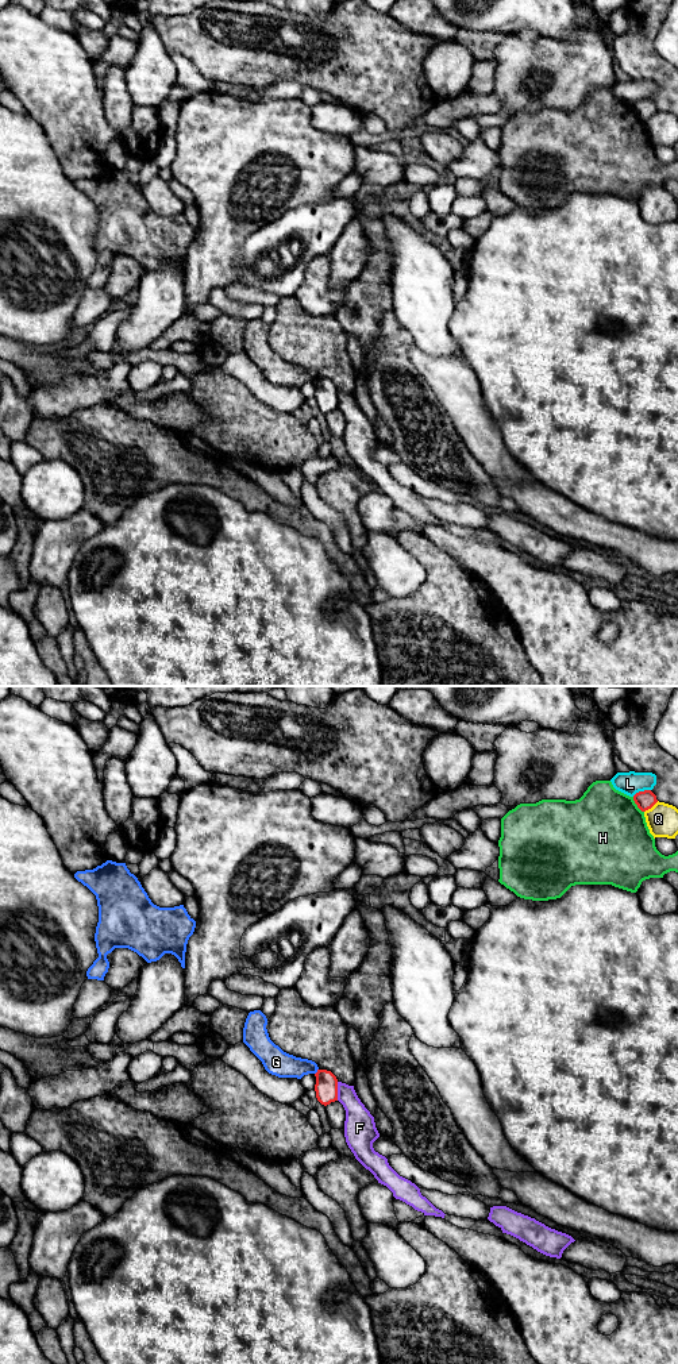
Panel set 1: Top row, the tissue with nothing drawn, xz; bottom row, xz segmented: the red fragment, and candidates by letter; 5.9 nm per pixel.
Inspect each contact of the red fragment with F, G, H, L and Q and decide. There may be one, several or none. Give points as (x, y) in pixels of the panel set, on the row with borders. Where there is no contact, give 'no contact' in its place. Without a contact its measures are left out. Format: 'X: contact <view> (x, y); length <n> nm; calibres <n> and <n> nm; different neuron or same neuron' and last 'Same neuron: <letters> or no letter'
F: contact xz (336, 1091); length 110 nm; calibres 140 and 190 nm; different neuron
G: contact xz (318, 1071); length 40 nm; calibres 140 and 150 nm; different neuron
H: contact xz (636, 804); length 120 nm; calibres 110 and 480 nm; different neuron
L: contact xz (640, 792); length 120 nm; calibres 110 and 140 nm; different neuron
Q: contact xz (651, 806); length 110 nm; calibres 110 and 190 nm; different neuron
Same neuron: no letter

